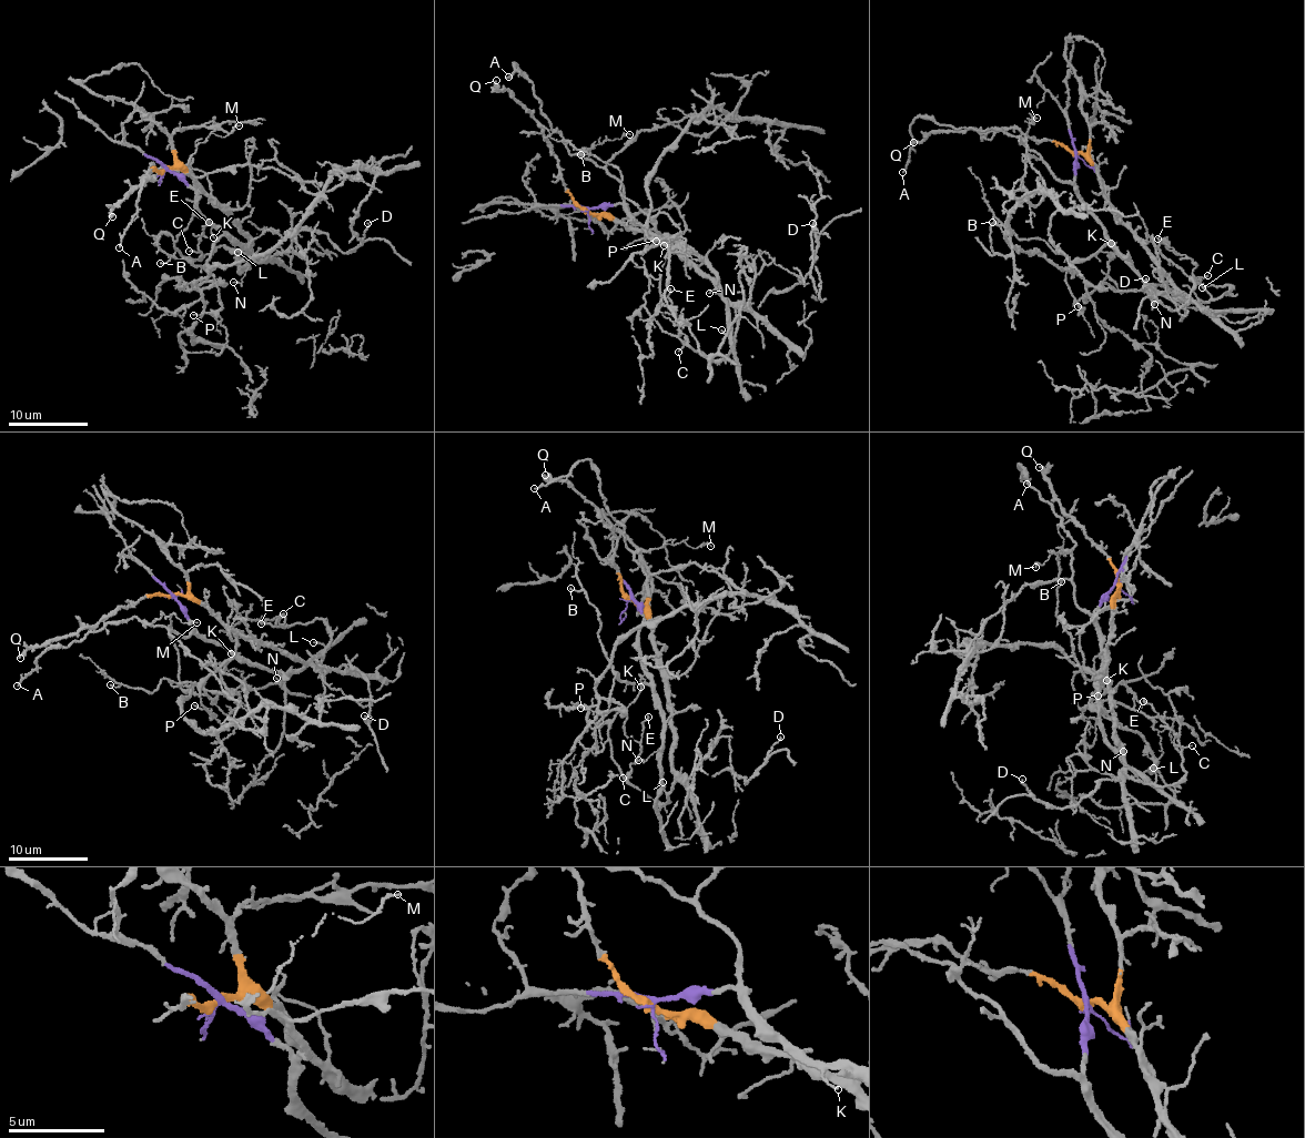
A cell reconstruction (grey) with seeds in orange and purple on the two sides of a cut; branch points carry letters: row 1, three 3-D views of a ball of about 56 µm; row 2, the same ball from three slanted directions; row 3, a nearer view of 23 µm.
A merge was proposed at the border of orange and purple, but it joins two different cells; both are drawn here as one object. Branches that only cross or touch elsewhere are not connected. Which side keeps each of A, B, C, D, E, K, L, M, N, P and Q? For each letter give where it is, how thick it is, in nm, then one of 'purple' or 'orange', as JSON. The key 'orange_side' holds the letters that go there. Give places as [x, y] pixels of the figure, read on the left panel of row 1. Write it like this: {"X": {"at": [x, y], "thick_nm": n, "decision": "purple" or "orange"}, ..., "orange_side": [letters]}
{"A": {"at": [119, 247], "thick_nm": 140, "decision": "purple"}, "B": {"at": [160, 263], "thick_nm": 150, "decision": "purple"}, "C": {"at": [189, 251], "thick_nm": 110, "decision": "orange"}, "D": {"at": [367, 223], "thick_nm": 110, "decision": "orange"}, "E": {"at": [209, 222], "thick_nm": 160, "decision": "orange"}, "K": {"at": [213, 237], "thick_nm": 110, "decision": "purple"}, "L": {"at": [238, 252], "thick_nm": 120, "decision": "orange"}, "M": {"at": [239, 125], "thick_nm": 130, "decision": "purple"}, "N": {"at": [233, 282], "thick_nm": 80, "decision": "purple"}, "P": {"at": [193, 315], "thick_nm": 120, "decision": "purple"}, "Q": {"at": [112, 216], "thick_nm": 280, "decision": "orange"}, "orange_side": ["C", "D", "E", "L", "Q"]}

